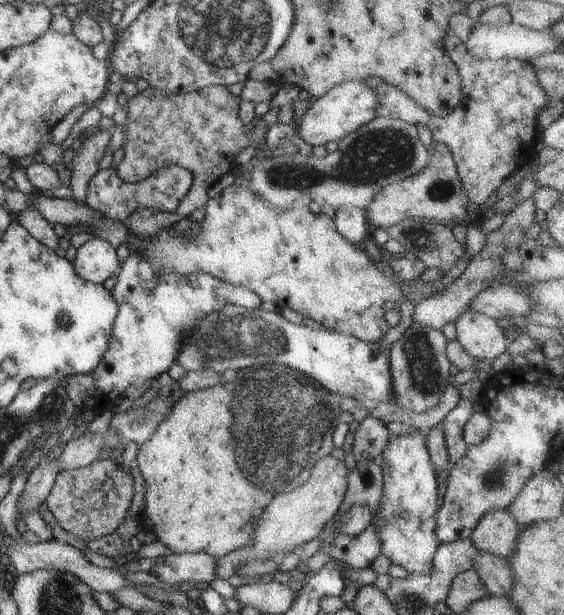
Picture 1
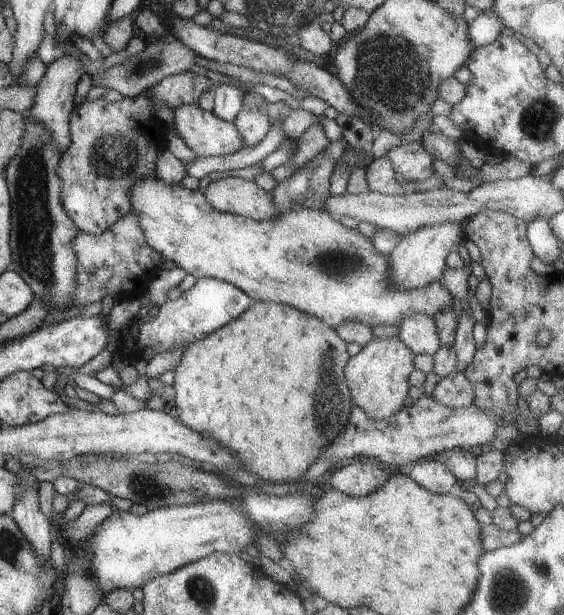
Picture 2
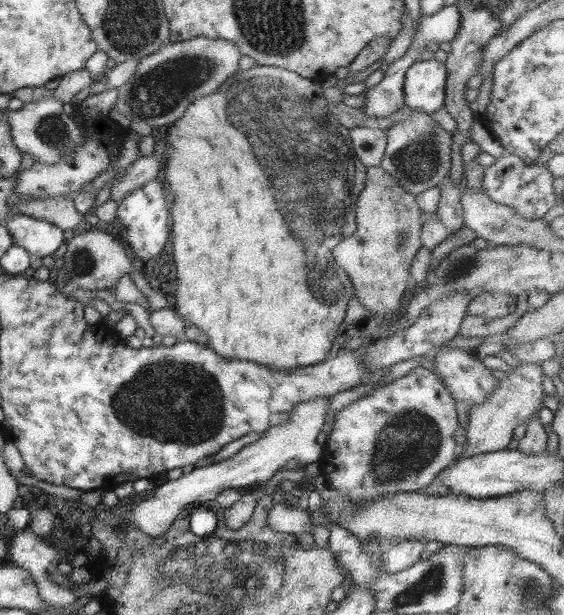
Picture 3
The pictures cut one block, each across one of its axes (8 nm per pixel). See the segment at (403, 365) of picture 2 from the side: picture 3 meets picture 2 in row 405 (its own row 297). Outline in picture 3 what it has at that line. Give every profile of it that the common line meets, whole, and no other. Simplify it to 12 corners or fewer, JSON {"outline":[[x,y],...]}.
{"outline":[[366,167],[355,233],[333,248],[358,304],[400,306],[422,213]]}

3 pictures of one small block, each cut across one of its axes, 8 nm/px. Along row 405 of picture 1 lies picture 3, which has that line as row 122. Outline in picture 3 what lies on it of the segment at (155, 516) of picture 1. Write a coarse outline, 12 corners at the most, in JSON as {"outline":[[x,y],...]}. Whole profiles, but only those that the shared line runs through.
{"outline":[[317,80],[166,128],[170,307],[223,361],[328,357],[366,167]]}

